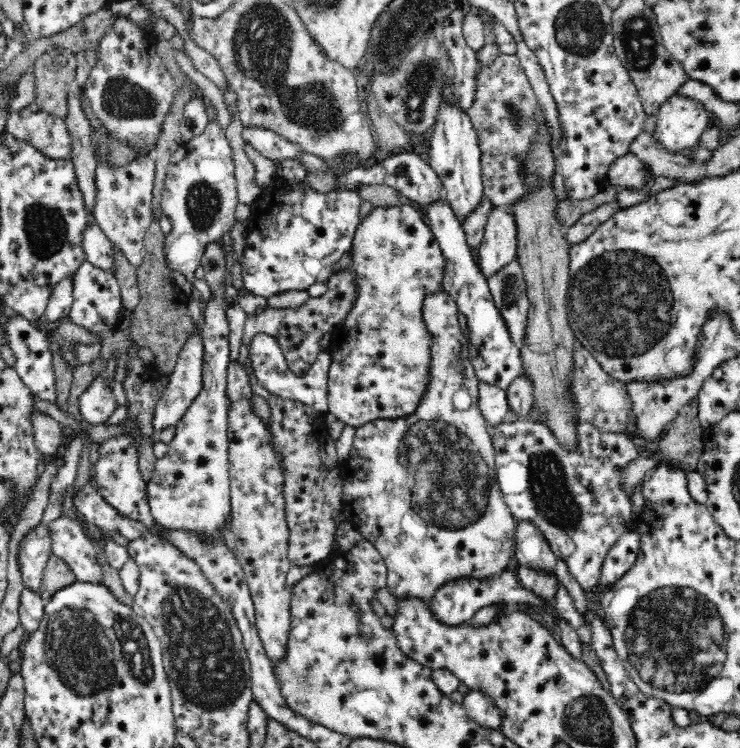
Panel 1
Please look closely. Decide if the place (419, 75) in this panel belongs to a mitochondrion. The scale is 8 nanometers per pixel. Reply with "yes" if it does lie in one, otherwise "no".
yes

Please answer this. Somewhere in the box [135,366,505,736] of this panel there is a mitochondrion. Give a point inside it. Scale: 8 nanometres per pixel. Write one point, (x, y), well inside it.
(206, 665)

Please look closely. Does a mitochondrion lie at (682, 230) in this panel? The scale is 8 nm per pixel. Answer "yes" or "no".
no

